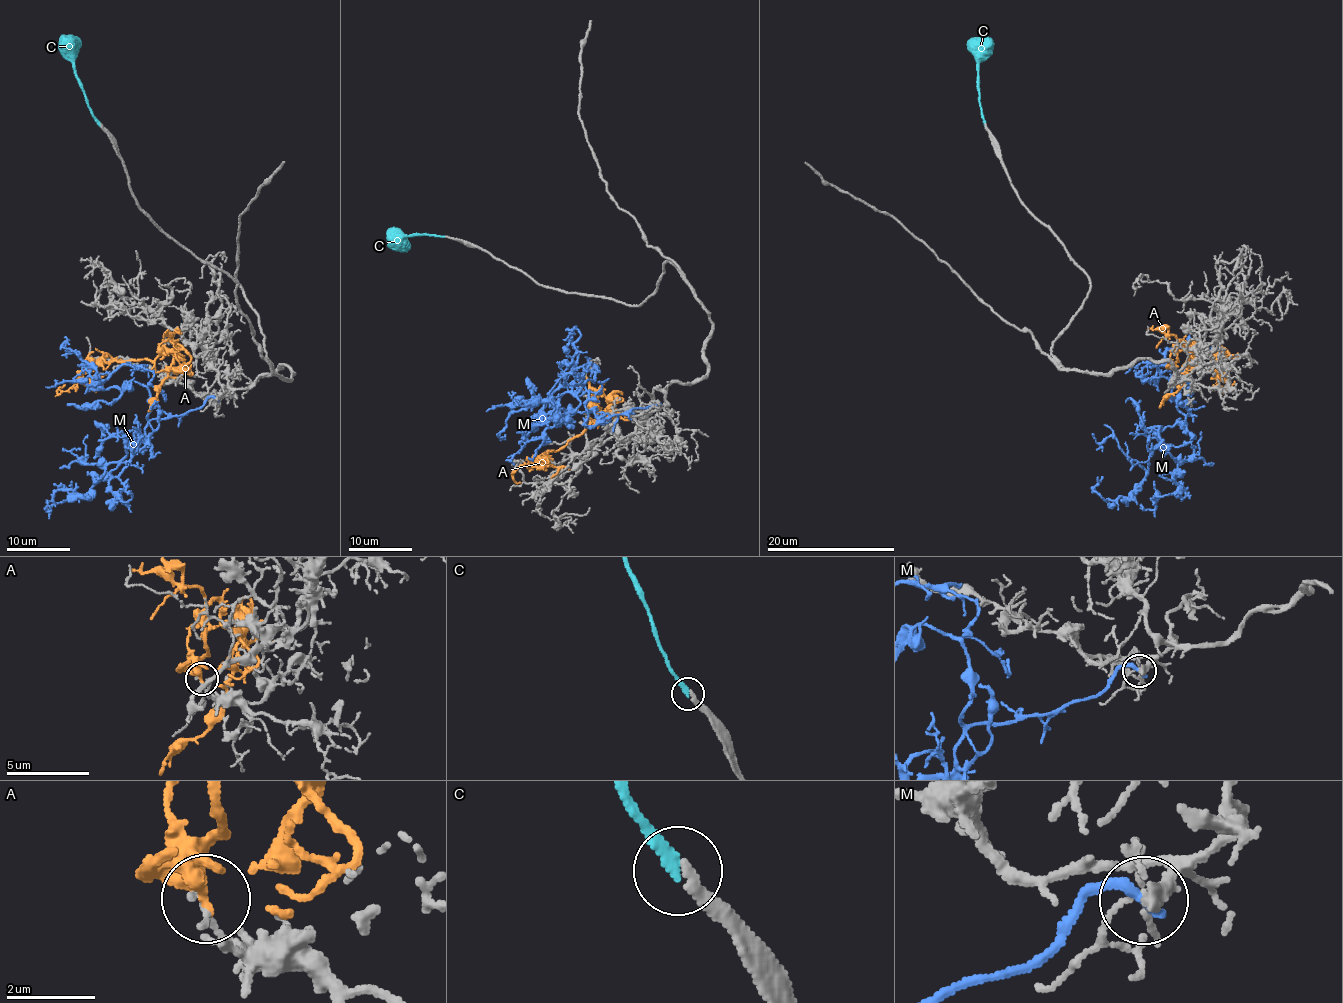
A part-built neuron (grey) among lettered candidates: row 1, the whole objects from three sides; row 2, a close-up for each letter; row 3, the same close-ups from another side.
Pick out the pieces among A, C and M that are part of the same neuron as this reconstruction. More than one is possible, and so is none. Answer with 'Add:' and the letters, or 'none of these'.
Add: C

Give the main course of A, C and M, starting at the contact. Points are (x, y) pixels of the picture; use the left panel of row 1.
A: (182, 375), (190, 355), (177, 345), (154, 360), (95, 362), (76, 383), (56, 391), (65, 385)
C: (99, 125), (76, 75), (74, 42), (66, 35)
M: (215, 398), (152, 419), (131, 450), (140, 441), (132, 429), (127, 453), (106, 466), (90, 498), (48, 506)

